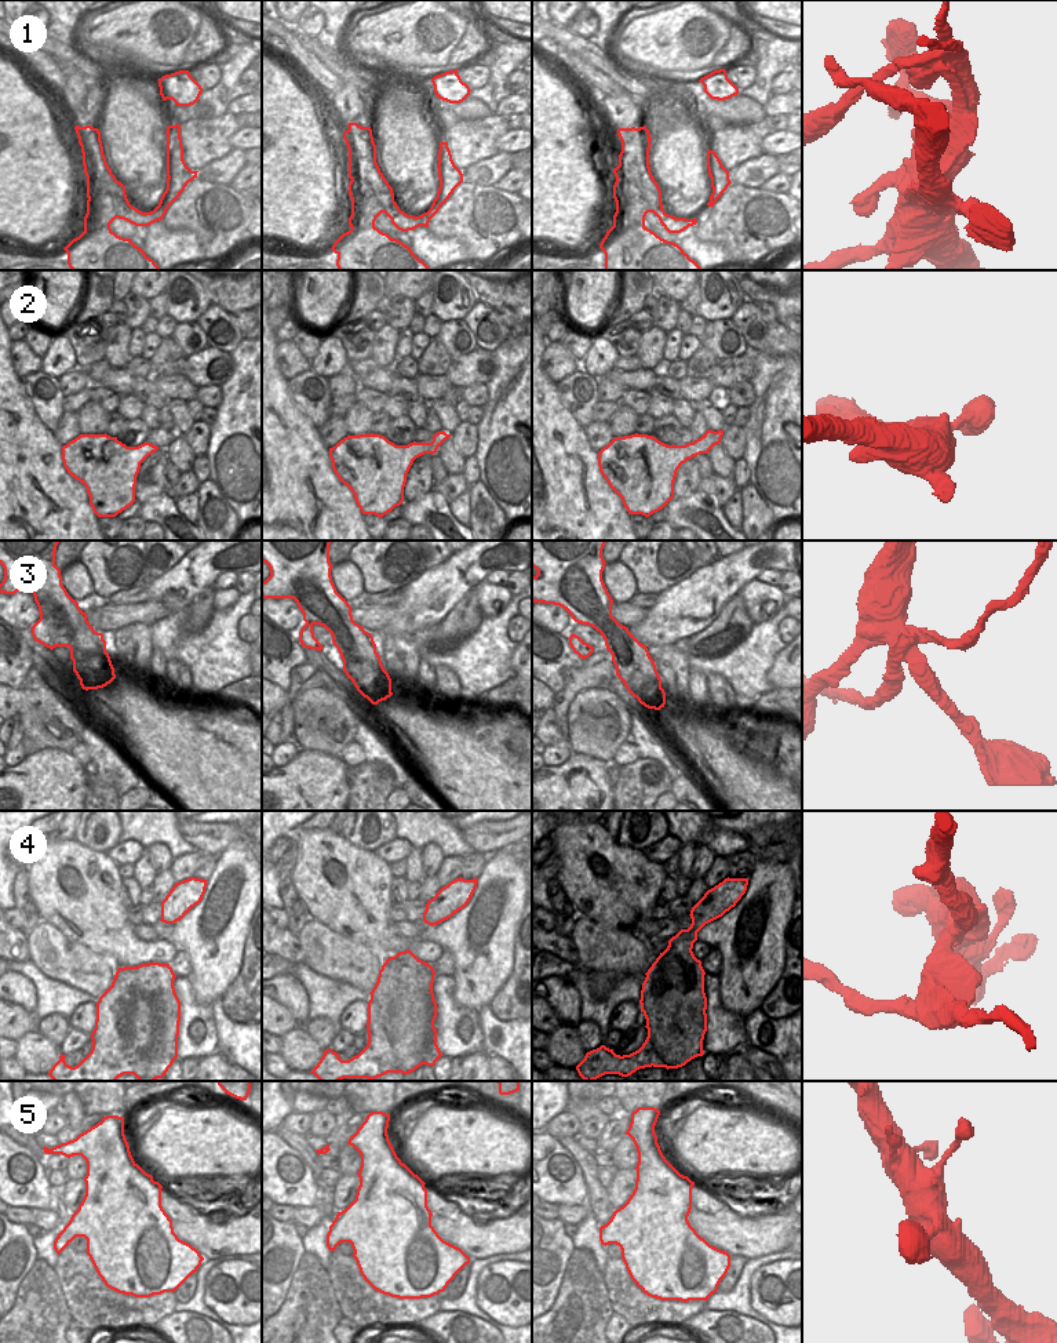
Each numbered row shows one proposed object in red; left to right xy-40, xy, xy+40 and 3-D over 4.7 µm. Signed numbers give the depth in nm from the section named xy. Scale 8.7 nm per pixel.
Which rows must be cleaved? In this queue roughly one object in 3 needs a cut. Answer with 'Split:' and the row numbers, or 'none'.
Split: 1, 3, 4

